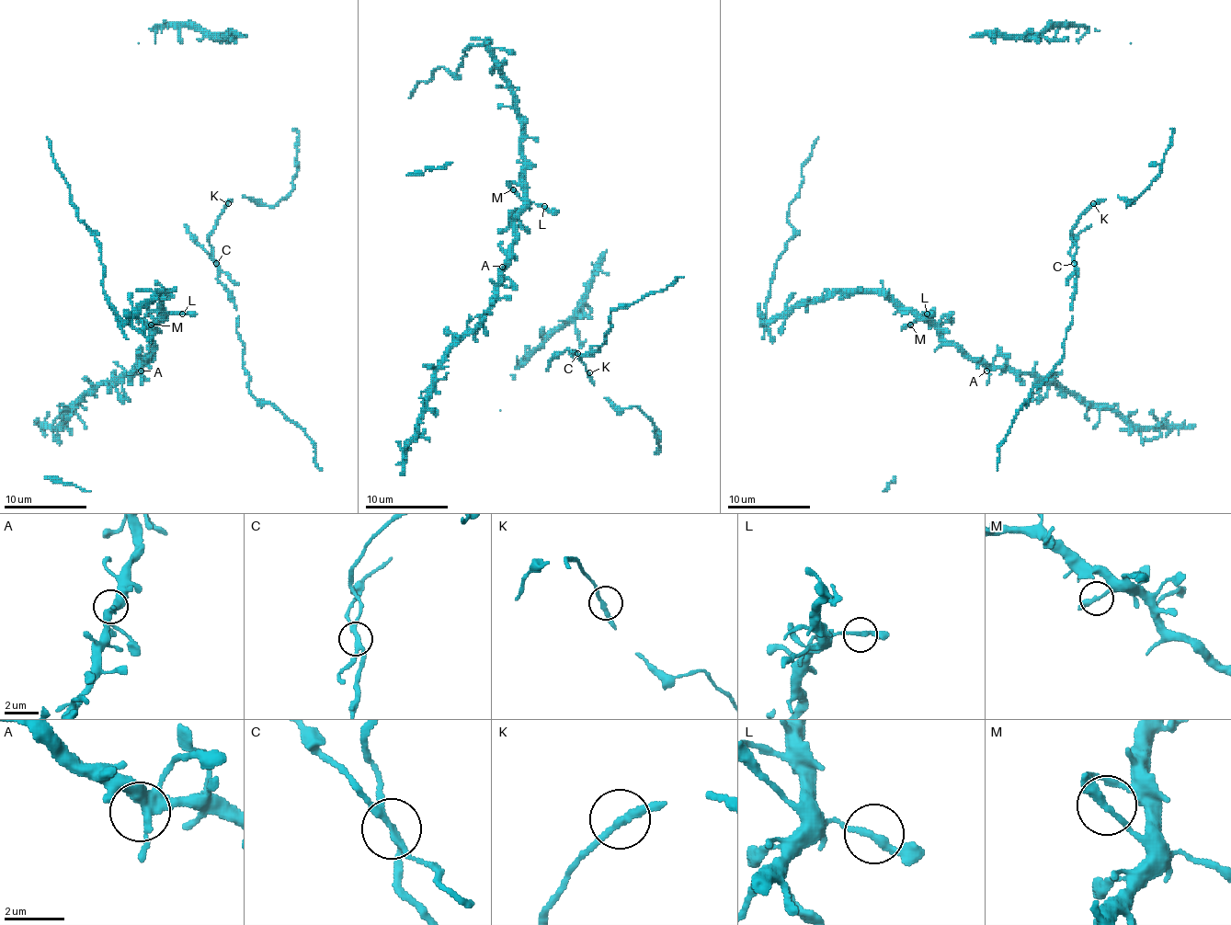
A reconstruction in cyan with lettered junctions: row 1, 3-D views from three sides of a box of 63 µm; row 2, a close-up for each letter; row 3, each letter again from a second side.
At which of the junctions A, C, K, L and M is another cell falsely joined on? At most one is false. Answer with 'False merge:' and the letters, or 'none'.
False merge: C

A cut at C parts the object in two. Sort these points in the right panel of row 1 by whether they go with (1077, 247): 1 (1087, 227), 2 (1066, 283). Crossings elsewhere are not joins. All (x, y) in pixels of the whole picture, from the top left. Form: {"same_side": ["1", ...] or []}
{"same_side": []}

